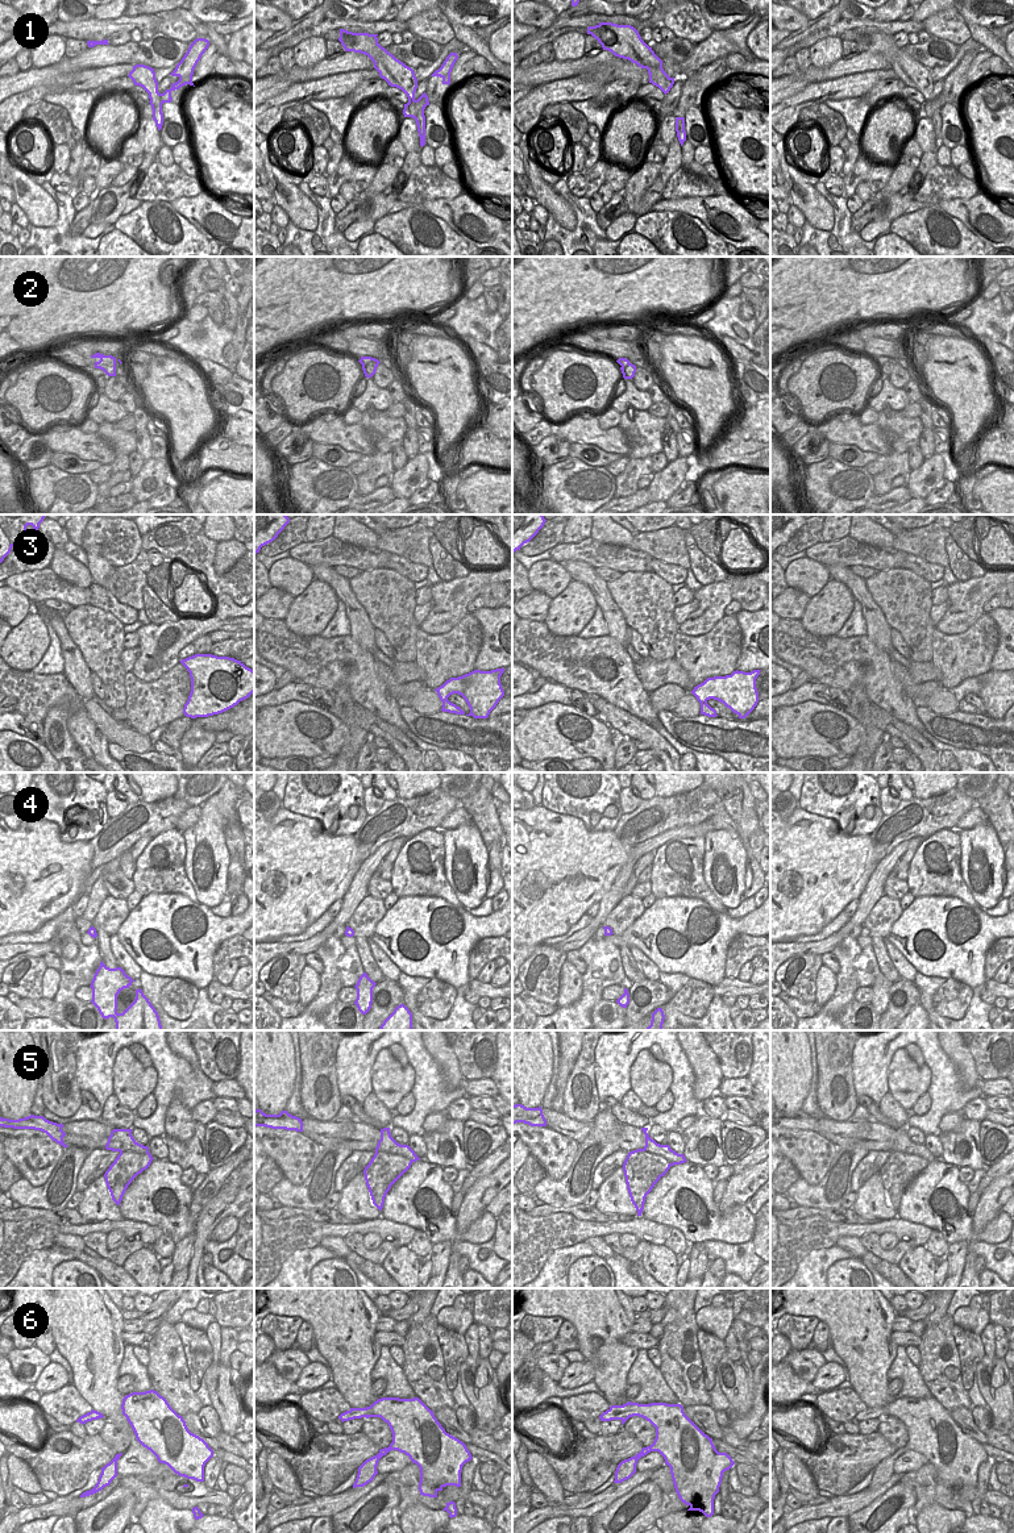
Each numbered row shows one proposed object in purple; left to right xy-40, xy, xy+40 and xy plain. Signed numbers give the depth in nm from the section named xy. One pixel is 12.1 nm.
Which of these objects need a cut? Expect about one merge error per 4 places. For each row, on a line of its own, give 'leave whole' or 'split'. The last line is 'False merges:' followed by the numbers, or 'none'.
1: split
2: split
3: split
4: leave whole
5: split
6: leave whole
False merges: 1, 2, 3, 5

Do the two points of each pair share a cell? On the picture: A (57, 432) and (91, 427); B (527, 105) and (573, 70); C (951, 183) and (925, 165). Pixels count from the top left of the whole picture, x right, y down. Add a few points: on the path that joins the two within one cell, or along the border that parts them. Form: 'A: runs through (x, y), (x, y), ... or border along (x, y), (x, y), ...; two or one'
A: border along (80, 428), (83, 432), (96, 433); two
B: border along (586, 74), (549, 80), (533, 88); two
C: border along (936, 163), (913, 195); two

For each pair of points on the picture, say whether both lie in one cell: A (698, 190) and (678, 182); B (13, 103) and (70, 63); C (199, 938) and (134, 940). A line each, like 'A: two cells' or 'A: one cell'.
A: one cell
B: two cells
C: one cell

